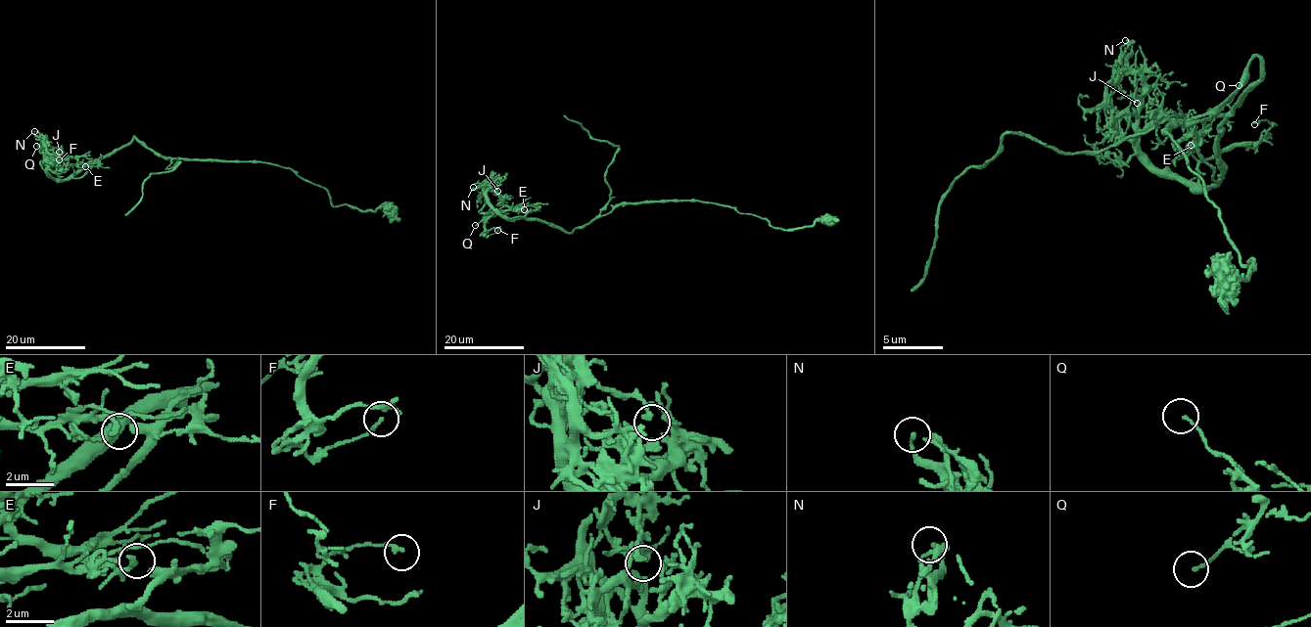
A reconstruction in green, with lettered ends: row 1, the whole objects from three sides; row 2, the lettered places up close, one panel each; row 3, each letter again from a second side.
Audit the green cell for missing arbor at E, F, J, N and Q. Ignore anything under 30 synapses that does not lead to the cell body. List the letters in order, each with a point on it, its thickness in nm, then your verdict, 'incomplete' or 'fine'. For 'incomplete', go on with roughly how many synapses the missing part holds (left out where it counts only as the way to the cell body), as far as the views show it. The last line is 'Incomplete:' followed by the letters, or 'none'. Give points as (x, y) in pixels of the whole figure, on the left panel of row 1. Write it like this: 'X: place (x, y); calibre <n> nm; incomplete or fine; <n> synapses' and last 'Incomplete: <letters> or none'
E: place (85, 166); calibre 200 nm; fine
F: place (59, 159); calibre 160 nm; fine
J: place (59, 152); calibre 240 nm; fine
N: place (34, 131); calibre 150 nm; fine
Q: place (36, 146); calibre 120 nm; fine
Incomplete: none

